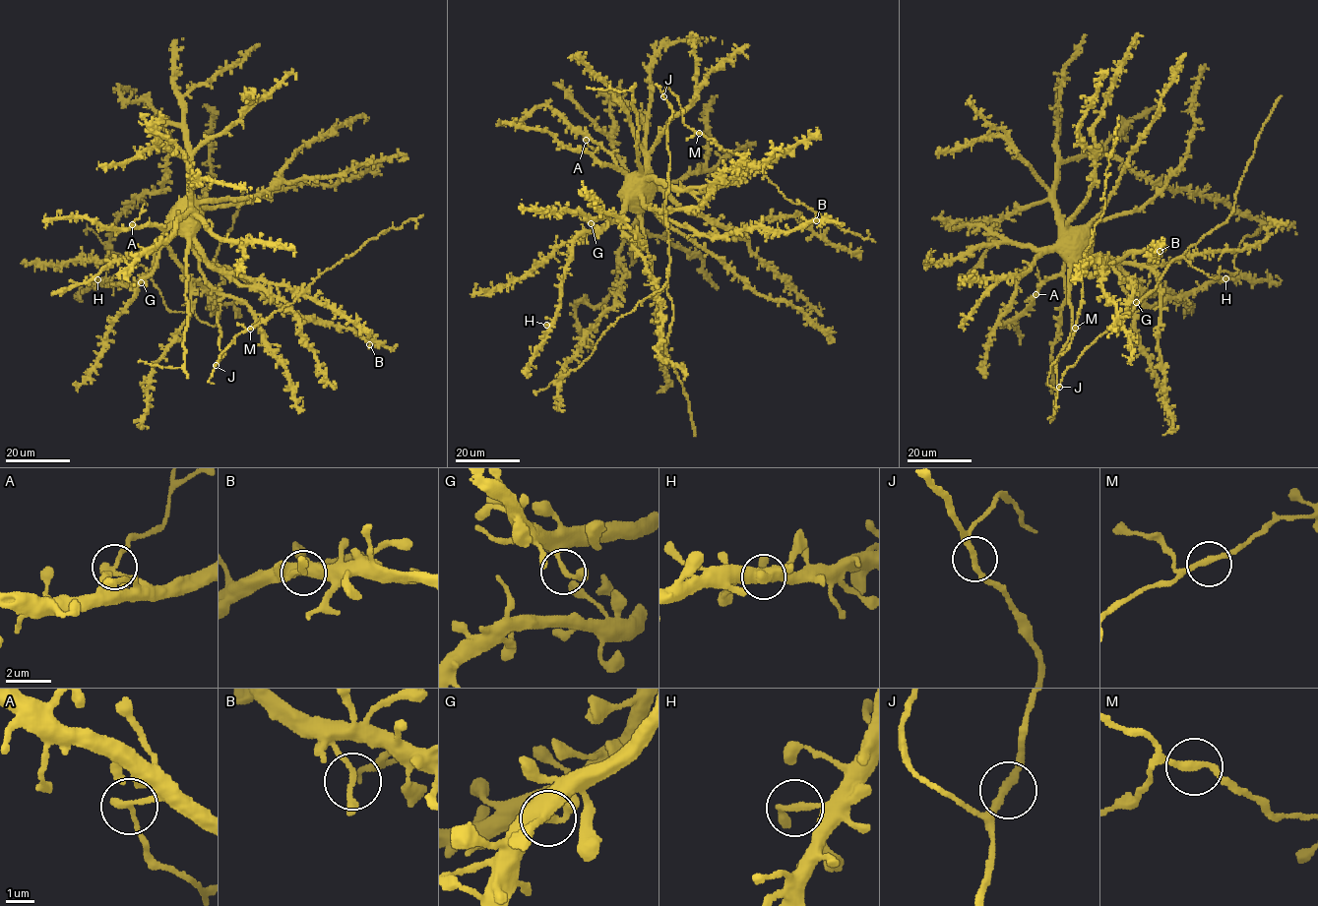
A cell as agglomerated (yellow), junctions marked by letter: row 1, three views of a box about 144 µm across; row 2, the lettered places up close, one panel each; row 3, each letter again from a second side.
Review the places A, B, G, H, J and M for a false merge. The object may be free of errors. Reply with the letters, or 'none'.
A

